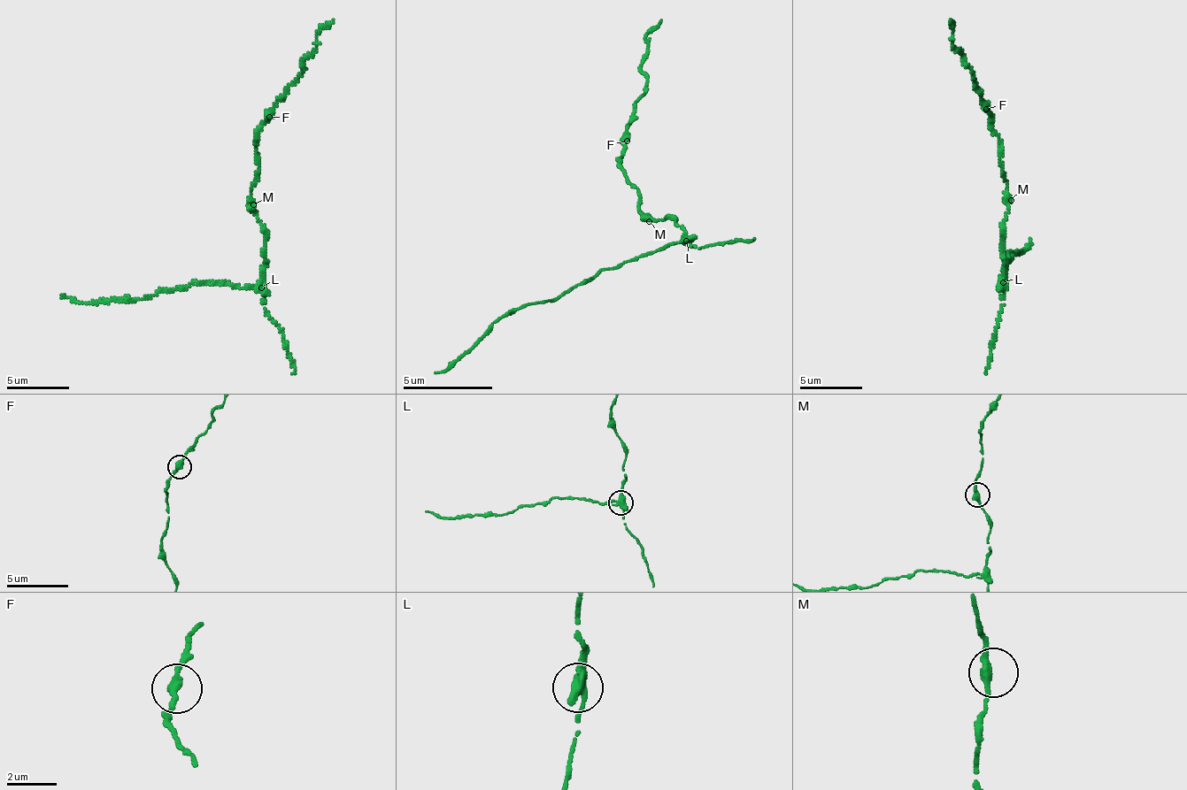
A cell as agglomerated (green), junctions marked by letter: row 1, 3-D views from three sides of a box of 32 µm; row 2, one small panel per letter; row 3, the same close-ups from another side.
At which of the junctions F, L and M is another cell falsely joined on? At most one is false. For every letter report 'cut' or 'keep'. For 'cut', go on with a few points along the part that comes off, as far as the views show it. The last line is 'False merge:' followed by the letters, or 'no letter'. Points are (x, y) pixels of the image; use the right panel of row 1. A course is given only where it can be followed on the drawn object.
F: keep
L: cut; foreign part runs (1004, 283), (1005, 260), (1011, 260), (1005, 255), (1021, 253), (1029, 248), (1029, 239)
M: keep
False merge: L

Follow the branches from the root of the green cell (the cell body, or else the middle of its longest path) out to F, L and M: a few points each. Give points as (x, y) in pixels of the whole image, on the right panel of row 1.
F: (1004, 220), (1008, 209), (1007, 181), (999, 159), (998, 134), (993, 129), (993, 117), (986, 109)
L: (1004, 220), (1004, 283)
M: (1004, 220), (1011, 200)

